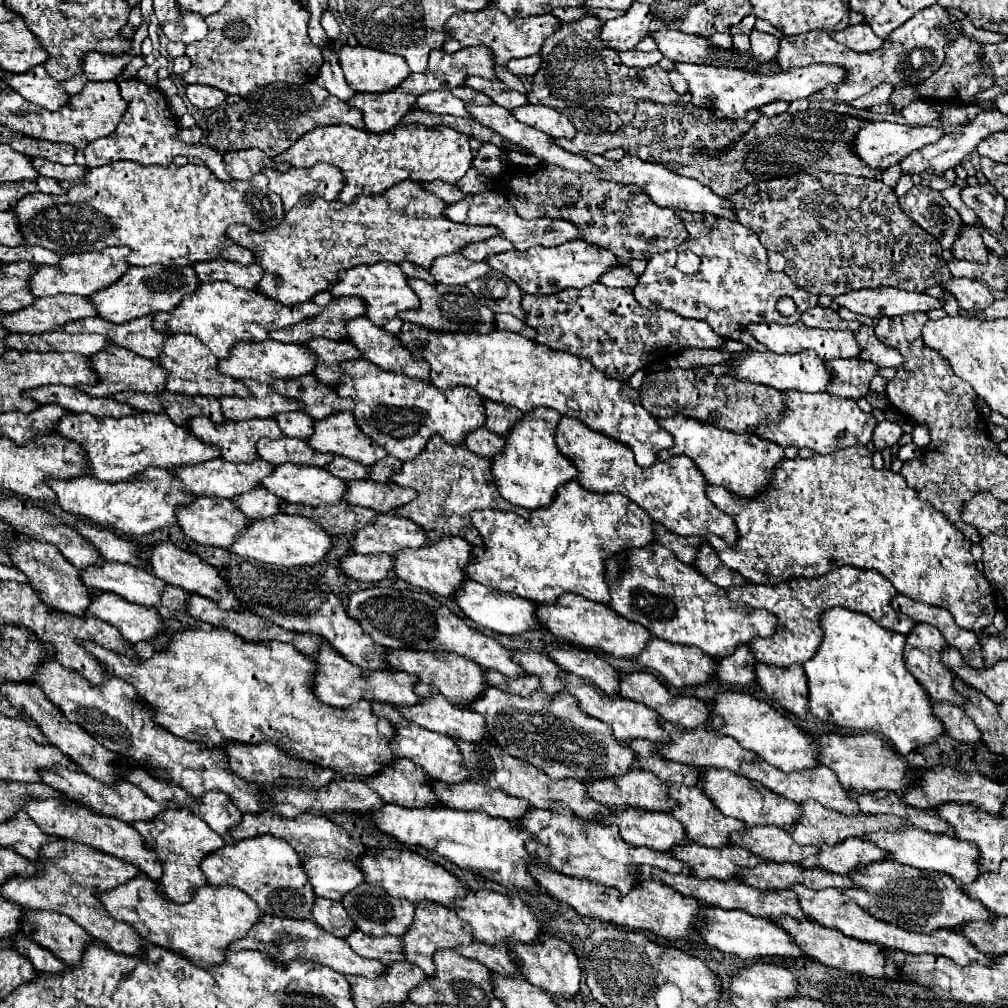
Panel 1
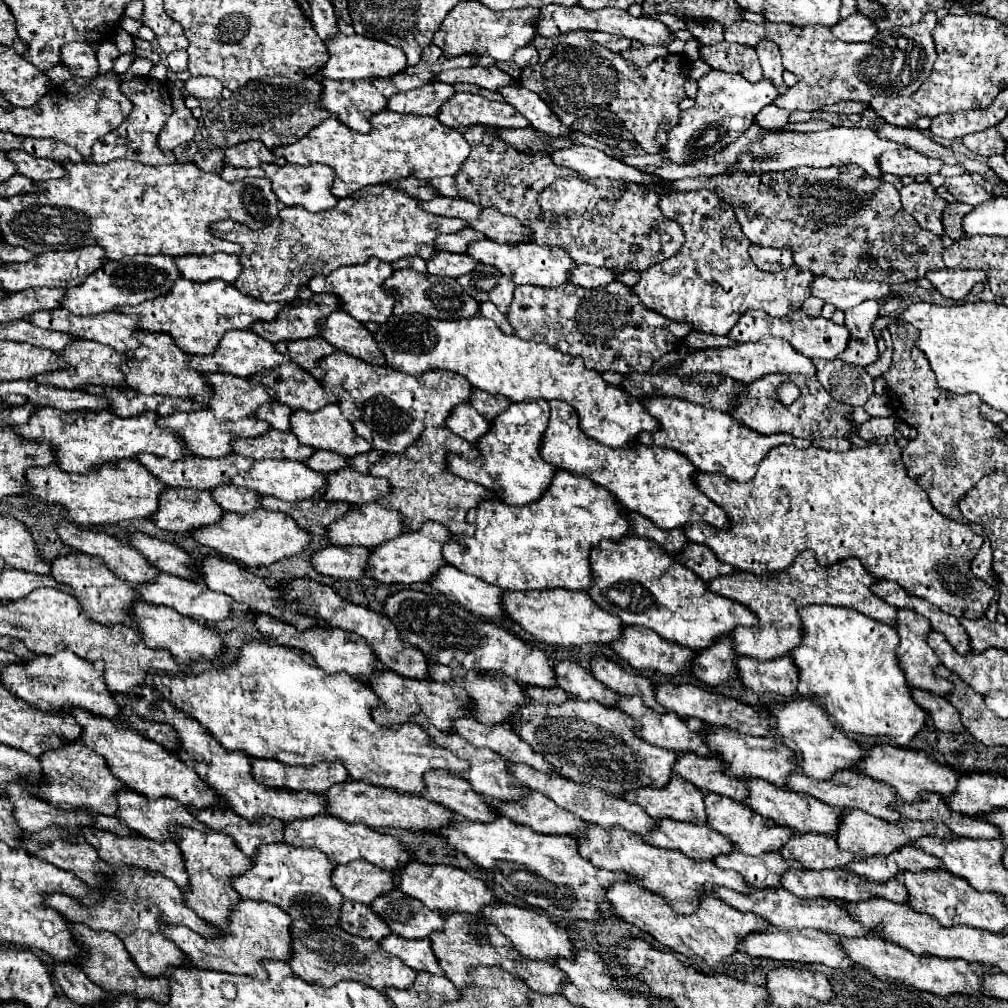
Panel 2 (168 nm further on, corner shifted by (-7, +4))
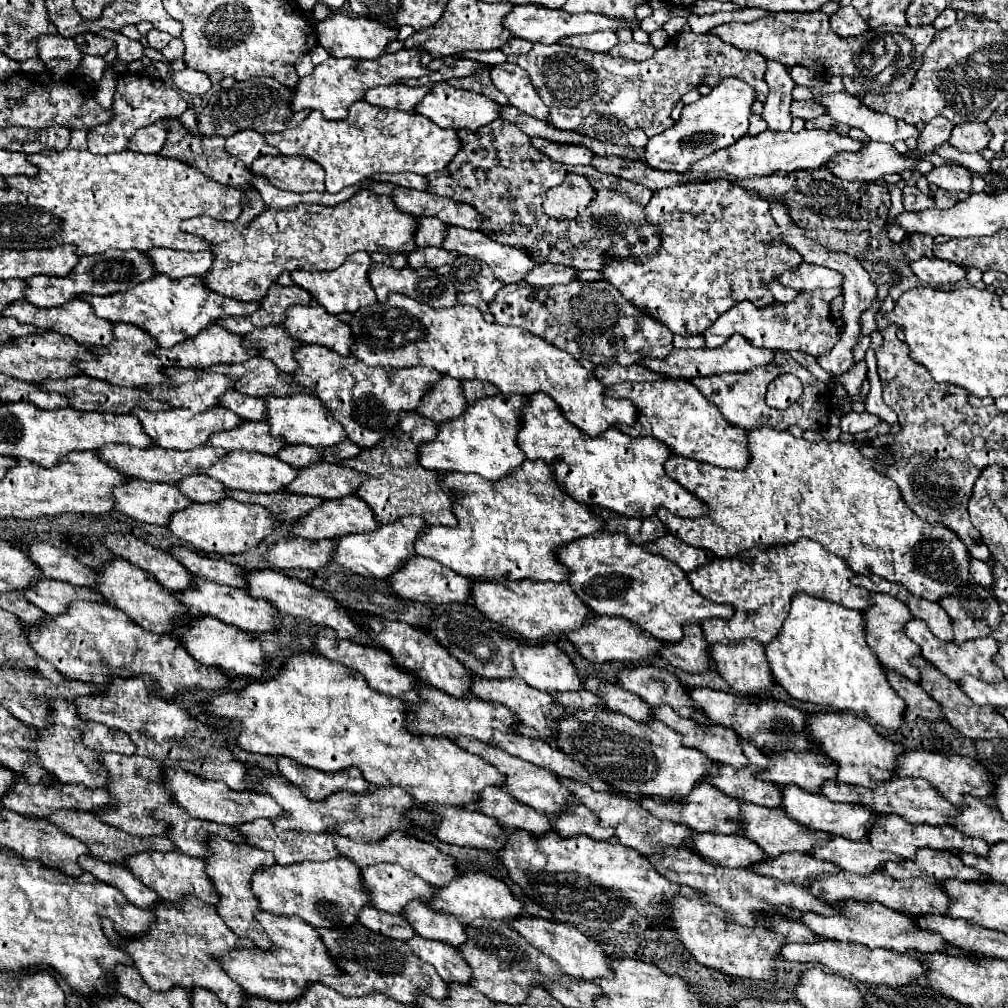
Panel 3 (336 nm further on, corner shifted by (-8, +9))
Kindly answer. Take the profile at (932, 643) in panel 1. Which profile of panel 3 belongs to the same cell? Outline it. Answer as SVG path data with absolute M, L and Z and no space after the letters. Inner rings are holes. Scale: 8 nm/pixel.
M874 593L872 595L872 605L868 609L862 611L862 617L864 617L864 631L866 631L866 643L868 647L876 653L878 661L888 667L888 669L894 669L896 673L908 677L910 681L918 681L918 669L914 665L910 665L910 659L914 655L920 653L920 647L914 645L914 641L904 635L904 625L906 621L912 619L908 607L902 603L902 601L896 601L894 597L890 595L884 595L884 593Z

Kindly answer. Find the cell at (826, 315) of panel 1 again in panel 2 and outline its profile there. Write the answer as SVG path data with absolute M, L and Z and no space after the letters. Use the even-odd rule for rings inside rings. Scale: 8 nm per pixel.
M811 296L811 298L807 298L807 300L803 302L803 312L805 312L807 316L821 316L823 304L825 304L825 302L819 302L819 298Z

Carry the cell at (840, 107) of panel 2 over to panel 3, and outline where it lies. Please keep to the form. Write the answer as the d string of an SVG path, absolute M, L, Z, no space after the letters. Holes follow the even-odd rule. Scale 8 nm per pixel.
M812 99L810 101L794 101L792 107L790 107L790 113L792 113L794 119L808 121L808 119L814 119L818 115L824 115L824 107L818 105L816 101L812 101Z

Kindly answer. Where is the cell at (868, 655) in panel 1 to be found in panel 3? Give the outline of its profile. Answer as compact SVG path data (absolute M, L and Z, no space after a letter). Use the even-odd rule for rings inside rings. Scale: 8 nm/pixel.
M796 593L792 595L790 613L780 627L780 633L774 641L764 645L766 661L770 665L770 673L776 685L780 685L790 697L798 701L810 701L814 705L830 707L832 711L852 711L860 717L868 717L870 721L886 727L886 729L898 729L904 719L904 701L900 695L888 685L888 679L884 675L884 667L872 655L866 633L864 633L864 621L862 613L856 609L846 609L838 603L828 603L826 599L812 597L808 593Z

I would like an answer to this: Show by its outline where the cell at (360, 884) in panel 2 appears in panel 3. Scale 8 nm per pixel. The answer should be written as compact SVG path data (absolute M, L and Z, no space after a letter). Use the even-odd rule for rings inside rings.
M370 865L362 871L362 877L370 889L372 905L392 915L402 915L412 899L428 903L436 893L432 885L420 881L420 877L406 869L400 869L400 865Z

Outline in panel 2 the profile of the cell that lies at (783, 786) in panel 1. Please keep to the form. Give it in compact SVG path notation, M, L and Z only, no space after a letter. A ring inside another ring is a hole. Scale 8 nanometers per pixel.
M839 770L829 780L813 780L813 778L807 778L807 776L795 772L795 774L791 774L791 778L787 778L785 786L789 790L811 794L813 798L821 800L823 804L829 804L829 806L835 806L835 808L859 808L859 810L863 810L863 812L867 812L871 816L877 816L877 818L883 818L883 820L889 820L889 822L897 822L899 820L899 814L889 808L897 800L895 794L893 794L893 788L883 784L883 782L873 780L869 776L857 774L853 770Z

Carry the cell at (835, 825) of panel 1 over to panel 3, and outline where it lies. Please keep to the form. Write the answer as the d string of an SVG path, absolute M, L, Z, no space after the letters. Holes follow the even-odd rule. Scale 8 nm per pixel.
M896 815L876 817L876 825L874 825L872 833L868 835L868 841L872 843L874 849L892 851L900 859L912 859L916 855L916 851L922 849L922 847L930 847L930 849L938 849L938 851L964 851L964 853L972 853L972 855L978 855L978 857L988 857L988 851L990 851L990 845L986 841L966 837L954 825L942 825L942 827L936 827L936 825L908 825L902 817L896 817Z

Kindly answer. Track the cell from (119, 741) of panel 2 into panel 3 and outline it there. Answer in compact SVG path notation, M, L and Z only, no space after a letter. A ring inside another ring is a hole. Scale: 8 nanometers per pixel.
M166 771L166 787L172 793L172 799L176 805L184 807L192 817L204 819L204 821L238 827L238 825L256 821L260 817L276 819L276 817L284 815L284 809L280 809L280 805L276 801L272 801L272 797L264 797L264 793L250 793L250 791L238 793L220 781L200 779L196 775L184 773L184 771Z

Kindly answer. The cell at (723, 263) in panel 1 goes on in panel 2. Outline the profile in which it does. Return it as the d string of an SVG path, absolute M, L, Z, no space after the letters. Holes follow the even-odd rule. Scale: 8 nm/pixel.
M709 190L671 192L661 196L659 208L667 218L683 226L685 244L679 254L667 258L667 262L649 266L633 286L633 292L649 310L671 320L689 322L699 332L725 336L749 308L781 318L791 314L791 310L799 310L811 296L811 282L815 276L809 272L791 266L789 270L771 274L759 270L755 262L751 262L751 242L747 242L733 208L725 206L717 194Z

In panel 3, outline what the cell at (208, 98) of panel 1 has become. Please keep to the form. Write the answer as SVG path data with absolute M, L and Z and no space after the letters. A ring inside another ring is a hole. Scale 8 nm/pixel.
M184 69L184 71L178 71L172 75L172 83L184 91L184 93L190 93L190 95L204 95L212 83L210 79L206 77L206 73L200 73L200 71L194 71L194 69Z

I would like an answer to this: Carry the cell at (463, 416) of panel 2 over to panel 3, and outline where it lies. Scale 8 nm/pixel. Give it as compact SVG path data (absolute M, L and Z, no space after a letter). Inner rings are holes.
M444 375L438 385L434 385L434 389L424 395L424 401L420 401L420 409L416 409L416 413L432 419L434 423L440 423L460 417L464 413L464 407L466 399L462 395L460 381Z

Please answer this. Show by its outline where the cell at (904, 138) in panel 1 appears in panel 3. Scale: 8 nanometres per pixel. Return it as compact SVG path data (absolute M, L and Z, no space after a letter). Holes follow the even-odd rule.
M802 129L800 133L770 133L764 131L756 137L744 135L740 137L740 141L736 141L730 147L718 149L716 153L692 163L688 167L688 171L692 173L712 173L712 171L726 171L728 175L746 179L746 177L766 177L772 173L780 173L780 171L802 171L802 169L820 169L826 161L830 161L834 155L838 155L840 151L858 151L864 145L860 141L854 141L846 135L838 135L834 131L822 131L822 129Z

